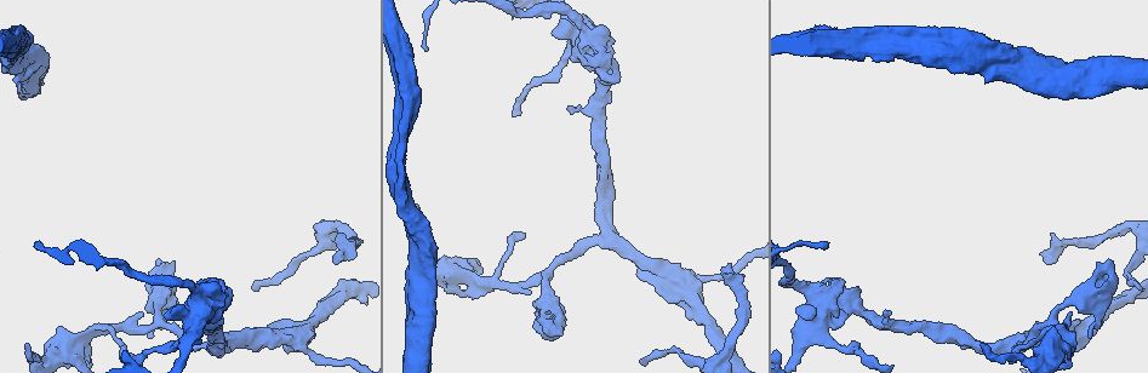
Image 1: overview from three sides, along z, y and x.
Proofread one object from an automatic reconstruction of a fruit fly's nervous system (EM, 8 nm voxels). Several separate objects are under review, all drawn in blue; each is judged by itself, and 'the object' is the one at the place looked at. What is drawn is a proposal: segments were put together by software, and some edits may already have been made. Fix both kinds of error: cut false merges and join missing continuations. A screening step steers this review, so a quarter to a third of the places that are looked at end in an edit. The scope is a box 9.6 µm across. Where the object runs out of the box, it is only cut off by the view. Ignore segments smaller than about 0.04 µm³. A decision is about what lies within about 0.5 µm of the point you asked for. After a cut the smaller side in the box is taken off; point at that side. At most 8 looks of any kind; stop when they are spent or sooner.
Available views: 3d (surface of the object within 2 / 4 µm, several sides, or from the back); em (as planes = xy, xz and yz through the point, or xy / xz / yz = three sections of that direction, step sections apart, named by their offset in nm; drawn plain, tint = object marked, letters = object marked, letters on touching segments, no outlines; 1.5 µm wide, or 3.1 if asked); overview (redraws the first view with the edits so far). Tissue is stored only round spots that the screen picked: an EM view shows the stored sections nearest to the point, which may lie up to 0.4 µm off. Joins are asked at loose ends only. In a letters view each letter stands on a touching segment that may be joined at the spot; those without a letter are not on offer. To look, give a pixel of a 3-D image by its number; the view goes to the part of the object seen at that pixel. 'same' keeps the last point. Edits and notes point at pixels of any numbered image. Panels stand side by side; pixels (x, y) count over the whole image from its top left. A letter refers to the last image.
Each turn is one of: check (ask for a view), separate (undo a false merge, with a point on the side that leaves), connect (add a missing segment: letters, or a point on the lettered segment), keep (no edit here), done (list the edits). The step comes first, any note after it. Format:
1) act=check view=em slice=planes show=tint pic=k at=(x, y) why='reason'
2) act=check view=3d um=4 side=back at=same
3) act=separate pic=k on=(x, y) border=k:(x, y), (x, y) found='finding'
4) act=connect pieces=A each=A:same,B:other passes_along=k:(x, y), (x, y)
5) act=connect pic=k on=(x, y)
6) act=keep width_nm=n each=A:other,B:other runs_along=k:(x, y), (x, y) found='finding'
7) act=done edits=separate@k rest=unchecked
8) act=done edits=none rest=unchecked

act=check view=em slice=yz step=8 show=tint pic=1 at=(1041, 255)

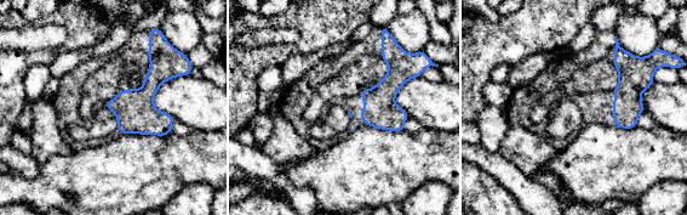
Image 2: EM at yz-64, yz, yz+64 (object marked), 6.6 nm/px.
act=check view=em slice=planes show=letters at=same

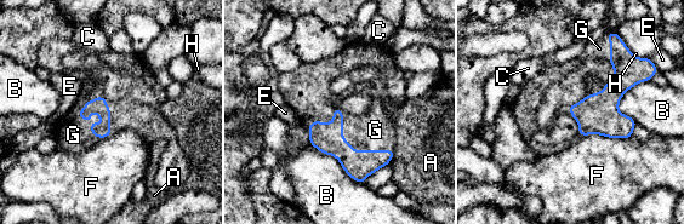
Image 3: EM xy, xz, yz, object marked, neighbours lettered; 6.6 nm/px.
act=connect pieces=G width_nm=160 longest_contact=F:320nm each=A:other,B:other,C:other,E:other,F:other,G:same,H:other found='it goes on there'

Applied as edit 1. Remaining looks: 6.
act=check view=3d um=2 pic=1 at=(1012, 362) why='tapers out'

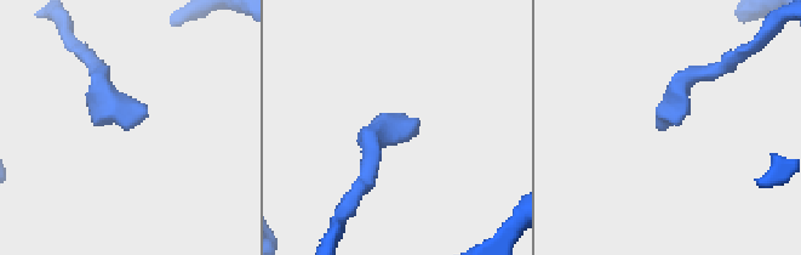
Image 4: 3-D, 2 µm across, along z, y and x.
act=check view=em slice=planes show=letters pic=4 at=(415, 132)

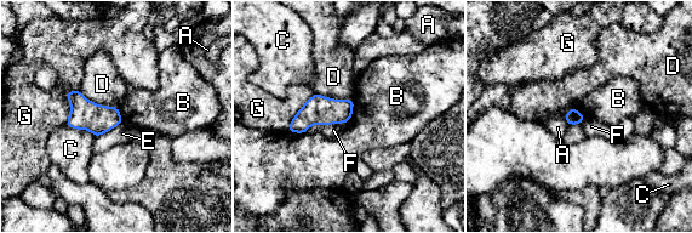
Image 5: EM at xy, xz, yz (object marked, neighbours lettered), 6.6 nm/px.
act=keep width_nm=100 each=A:other,B:other,C:other,D:other,E:other,F:other,G:other found='no lettered segment goes on from it'

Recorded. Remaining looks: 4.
act=check view=em slice=xy step=4 show=tint pic=1 at=(606, 235) why='three-way junction'

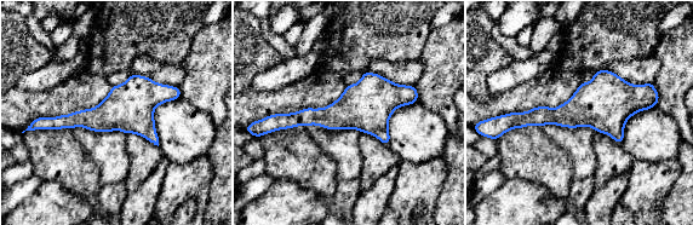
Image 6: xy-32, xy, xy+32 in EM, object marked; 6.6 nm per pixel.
act=check view=em slice=planes show=tint at=same why='another direction'

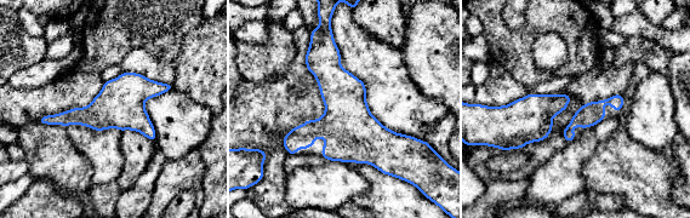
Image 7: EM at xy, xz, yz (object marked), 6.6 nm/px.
act=check view=em slice=planes show=letters at=same why='see the neighbours'

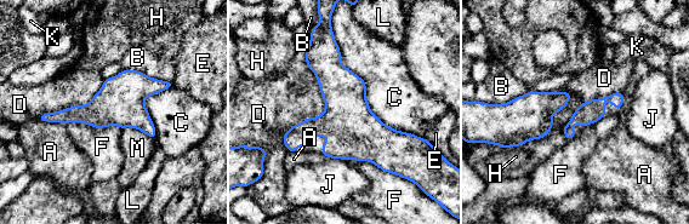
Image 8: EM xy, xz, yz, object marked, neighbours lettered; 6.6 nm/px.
act=keep width_nm=80 each=A:other,B:other,C:other,D:other,E:other,F:other,H:other,J:other,K:other,L:other,M:other border=8:(305, 52), (289, 151) found='all the same neuron'

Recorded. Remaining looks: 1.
act=done edits=connect@3 rest=unchecked

